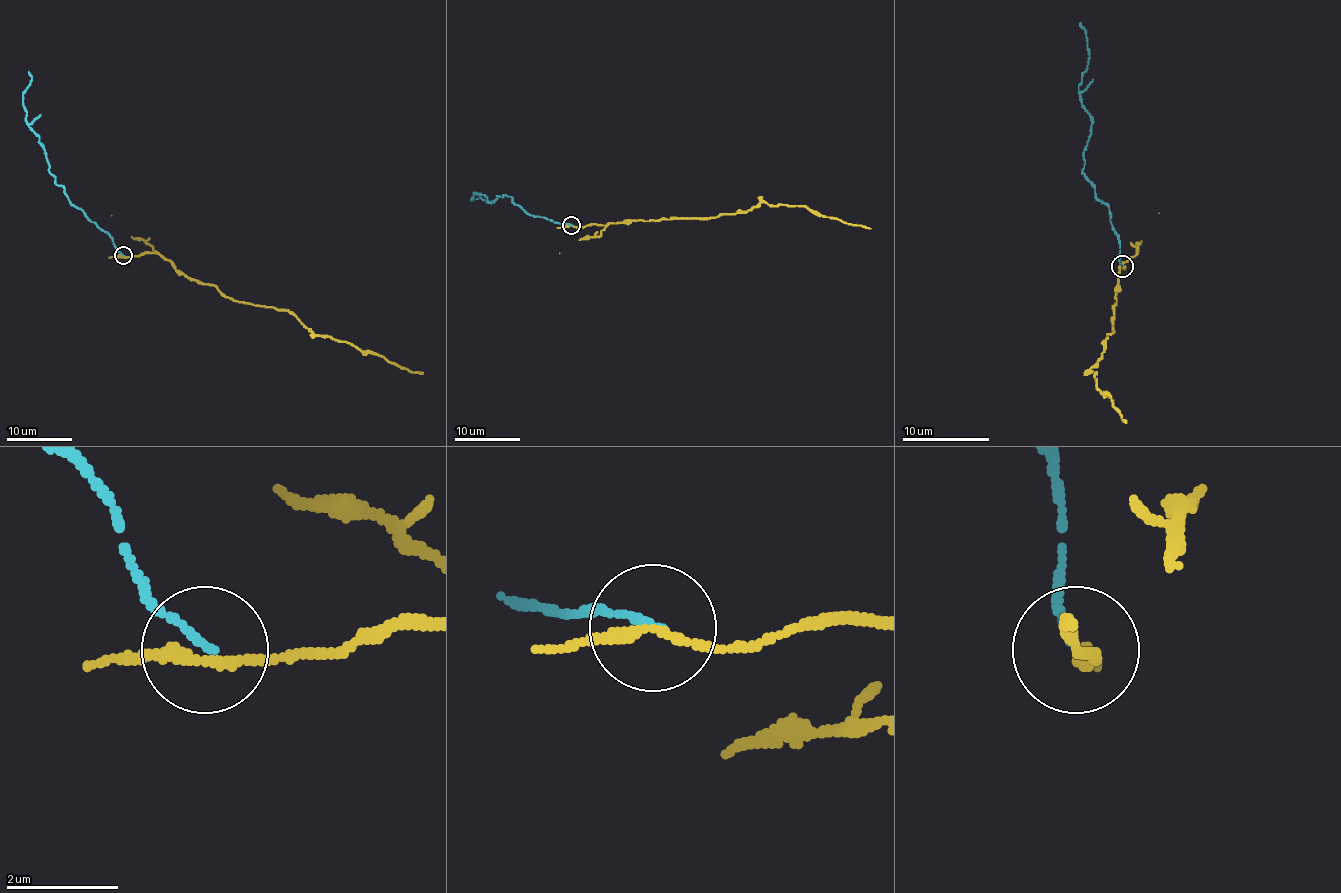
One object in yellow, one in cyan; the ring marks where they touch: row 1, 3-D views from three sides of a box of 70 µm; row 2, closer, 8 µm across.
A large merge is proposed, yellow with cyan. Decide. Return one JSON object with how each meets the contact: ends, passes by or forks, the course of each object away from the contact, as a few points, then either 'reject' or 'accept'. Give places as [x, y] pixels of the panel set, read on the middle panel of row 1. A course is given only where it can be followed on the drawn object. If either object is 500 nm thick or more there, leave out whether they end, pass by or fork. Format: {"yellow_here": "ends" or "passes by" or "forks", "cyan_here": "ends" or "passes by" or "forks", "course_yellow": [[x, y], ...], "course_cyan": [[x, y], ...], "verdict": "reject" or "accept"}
{"yellow_here": "passes by", "cyan_here": "ends", "course_yellow": [[570, 225], [583, 228], [636, 220], [713, 218], [746, 213], [764, 202], [802, 205], [850, 225], [871, 228]], "course_cyan": [[570, 225], [533, 216], [505, 195], [491, 202], [473, 192], [475, 195], [470, 200], [480, 197], [477, 193]], "verdict": "reject"}

